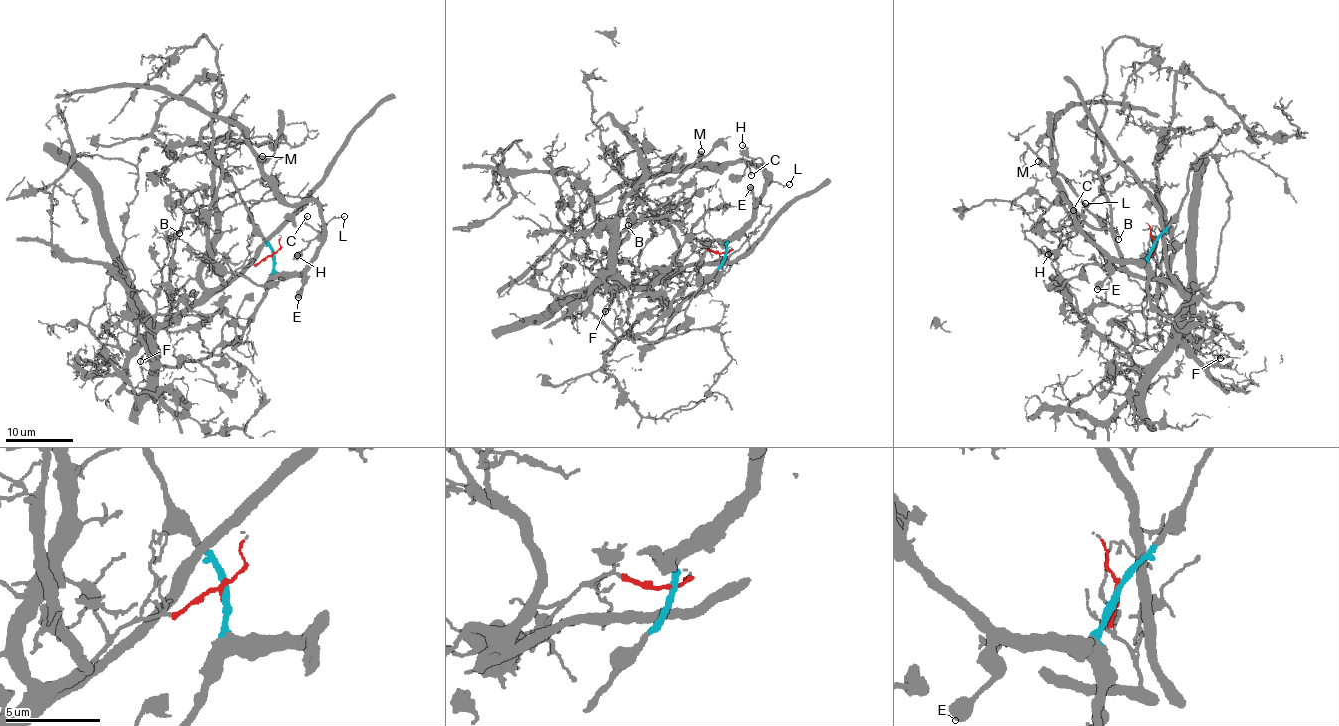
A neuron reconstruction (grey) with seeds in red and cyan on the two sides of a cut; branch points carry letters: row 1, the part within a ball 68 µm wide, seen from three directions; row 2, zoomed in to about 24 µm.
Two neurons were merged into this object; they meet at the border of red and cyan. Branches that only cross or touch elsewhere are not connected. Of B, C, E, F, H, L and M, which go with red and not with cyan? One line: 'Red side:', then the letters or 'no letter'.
Red side: B, F

